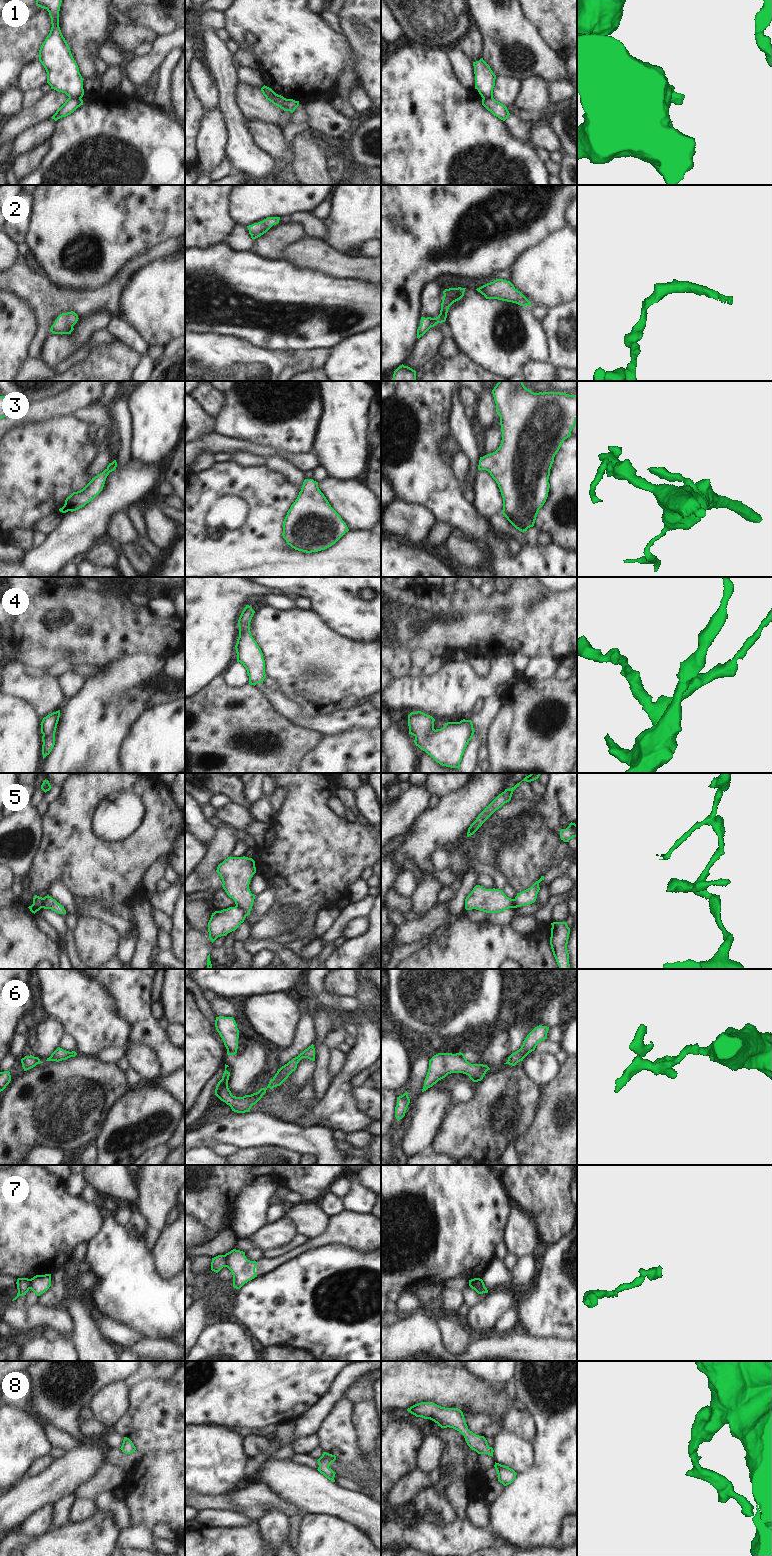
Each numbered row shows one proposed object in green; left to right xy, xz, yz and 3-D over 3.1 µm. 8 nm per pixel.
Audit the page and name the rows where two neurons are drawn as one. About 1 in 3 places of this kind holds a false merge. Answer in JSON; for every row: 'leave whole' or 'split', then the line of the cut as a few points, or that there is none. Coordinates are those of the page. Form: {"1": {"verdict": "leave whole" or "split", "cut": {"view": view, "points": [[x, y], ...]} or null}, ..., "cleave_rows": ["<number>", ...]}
{"1": {"verdict": "split", "cut": {"view": "xy", "points": [[69, 96], [80, 98]]}}, "2": {"verdict": "leave whole", "cut": null}, "3": {"verdict": "leave whole", "cut": null}, "4": {"verdict": "leave whole", "cut": null}, "5": {"verdict": "split", "cut": {"view": "xz", "points": [[235, 906], [246, 915]]}}, "6": {"verdict": "leave whole", "cut": null}, "7": {"verdict": "split", "cut": {"view": "xz", "points": [[224, 1255], [226, 1266]]}}, "8": {"verdict": "leave whole", "cut": null}, "cleave_rows": ["1", "5", "7"]}

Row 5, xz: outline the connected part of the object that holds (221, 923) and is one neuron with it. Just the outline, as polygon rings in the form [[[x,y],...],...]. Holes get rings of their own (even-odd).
[[[236,906],[212,913],[208,922],[211,942],[213,943],[218,937],[226,936],[228,933],[235,931],[245,918],[245,913]]]

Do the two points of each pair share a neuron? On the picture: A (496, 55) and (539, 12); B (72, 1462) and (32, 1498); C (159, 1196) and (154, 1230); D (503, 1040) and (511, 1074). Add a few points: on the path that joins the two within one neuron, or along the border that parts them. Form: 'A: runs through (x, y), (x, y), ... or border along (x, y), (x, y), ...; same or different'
A: border along (521, 10), (523, 15), (538, 30), (543, 40); different
B: runs through (62, 1472), (57, 1477), (53, 1477), (42, 1488); same
C: runs through (155, 1204), (155, 1222); same
D: border along (504, 1064), (490, 1070); different

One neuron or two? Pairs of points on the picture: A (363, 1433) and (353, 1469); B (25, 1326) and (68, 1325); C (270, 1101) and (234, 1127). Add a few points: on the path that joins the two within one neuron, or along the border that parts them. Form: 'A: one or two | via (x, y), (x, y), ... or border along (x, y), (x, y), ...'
A: one | via (364, 1442), (364, 1459), (362, 1461)
B: one | via (36, 1319), (57, 1319)
C: two | border along (250, 1111), (264, 1113)

